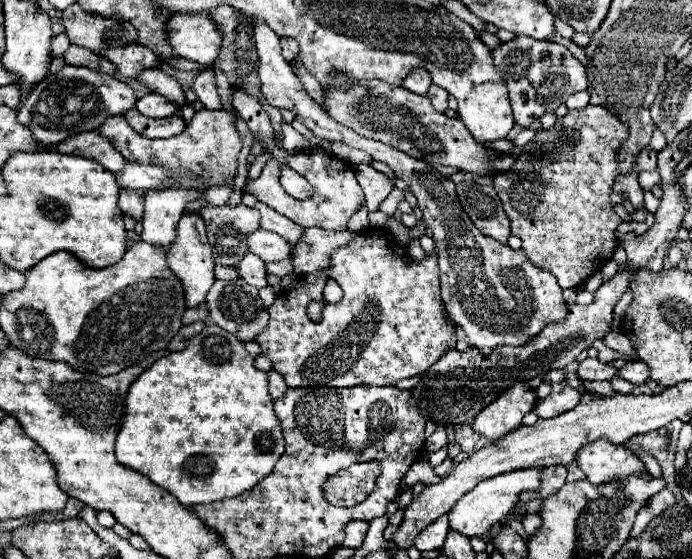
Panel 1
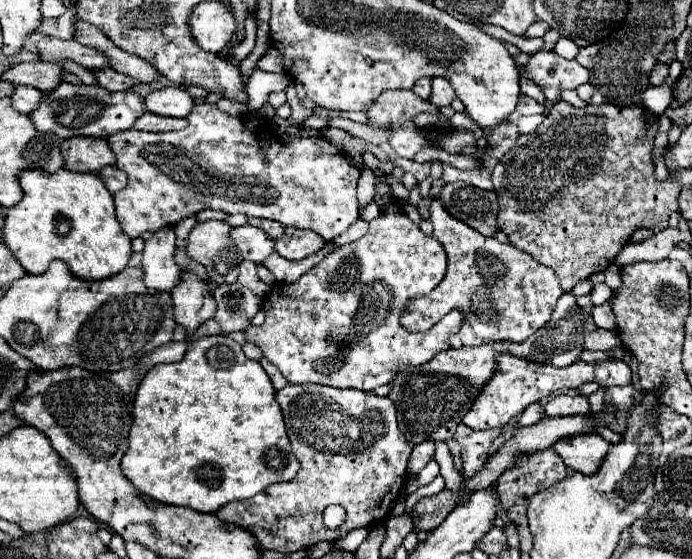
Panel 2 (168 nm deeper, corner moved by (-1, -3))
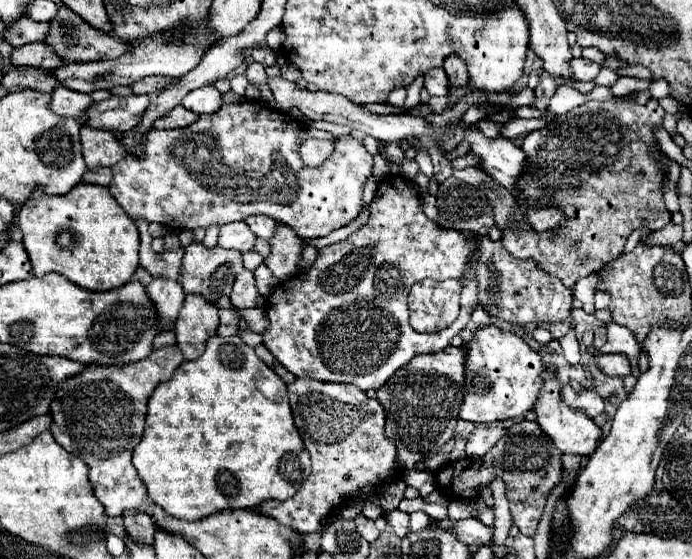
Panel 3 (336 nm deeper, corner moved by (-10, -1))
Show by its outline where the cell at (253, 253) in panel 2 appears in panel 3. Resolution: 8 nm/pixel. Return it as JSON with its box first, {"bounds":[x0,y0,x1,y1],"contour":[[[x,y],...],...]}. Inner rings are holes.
{"bounds":[218,221,258,251],"contour":[[[240,221],[240,223],[226,223],[220,229],[218,245],[226,247],[226,249],[236,249],[236,251],[254,251],[256,239],[258,237],[250,231],[250,227],[244,221]]]}

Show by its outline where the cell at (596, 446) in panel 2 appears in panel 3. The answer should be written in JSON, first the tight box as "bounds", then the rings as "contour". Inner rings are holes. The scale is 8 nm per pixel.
{"bounds":[534,373,602,457],"contour":[[[546,373],[546,375],[544,375],[544,391],[540,391],[540,397],[538,397],[536,405],[534,405],[534,413],[538,415],[538,417],[536,417],[536,423],[546,431],[546,435],[554,441],[554,445],[556,445],[562,453],[574,453],[574,455],[580,455],[580,457],[588,457],[588,455],[592,455],[592,453],[596,451],[596,447],[600,445],[602,429],[600,429],[590,417],[582,415],[582,411],[570,411],[570,409],[562,403],[562,399],[560,399],[560,385],[558,385],[558,381],[556,381],[556,377],[554,377],[552,373]]]}

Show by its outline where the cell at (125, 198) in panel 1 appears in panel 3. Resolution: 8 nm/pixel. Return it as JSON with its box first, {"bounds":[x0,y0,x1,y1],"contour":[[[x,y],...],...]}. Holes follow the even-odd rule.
{"bounds":[110,101,372,239],"contour":[[[242,101],[238,105],[222,105],[218,111],[200,115],[196,123],[182,129],[154,131],[144,135],[122,133],[120,143],[128,151],[124,163],[112,167],[114,179],[110,183],[110,193],[124,209],[124,213],[138,221],[160,223],[164,227],[178,229],[198,229],[210,227],[214,223],[246,221],[250,215],[270,215],[278,223],[286,223],[298,231],[298,235],[316,239],[324,237],[340,227],[352,223],[362,209],[362,191],[372,175],[372,155],[366,151],[362,141],[350,135],[334,139],[332,155],[320,167],[306,167],[300,159],[300,145],[306,139],[334,139],[328,131],[318,131],[304,127],[300,121],[292,119],[262,101]],[[134,149],[142,149],[142,157],[134,155]]]}

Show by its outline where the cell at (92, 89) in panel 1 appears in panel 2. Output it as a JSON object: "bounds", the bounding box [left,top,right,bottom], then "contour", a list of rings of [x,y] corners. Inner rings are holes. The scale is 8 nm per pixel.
{"bounds":[31,83,147,139],"contour":[[[61,83],[55,91],[47,93],[47,97],[39,105],[39,109],[31,113],[31,121],[35,123],[37,129],[41,129],[45,133],[47,131],[55,133],[59,139],[69,139],[69,137],[77,137],[77,135],[107,139],[113,133],[131,129],[133,121],[137,121],[137,117],[141,117],[145,111],[147,111],[145,99],[139,93],[135,93],[133,89],[109,93],[103,87]]]}

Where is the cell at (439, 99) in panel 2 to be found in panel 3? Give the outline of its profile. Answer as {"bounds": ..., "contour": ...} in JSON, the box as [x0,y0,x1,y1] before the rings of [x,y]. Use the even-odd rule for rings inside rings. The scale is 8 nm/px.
{"bounds":[444,55,468,89],"contour":[[[456,55],[446,57],[446,61],[444,61],[444,71],[446,71],[446,75],[448,75],[450,89],[466,87],[466,85],[468,85],[468,71],[466,71],[466,65],[464,65],[462,59],[458,59]]]}

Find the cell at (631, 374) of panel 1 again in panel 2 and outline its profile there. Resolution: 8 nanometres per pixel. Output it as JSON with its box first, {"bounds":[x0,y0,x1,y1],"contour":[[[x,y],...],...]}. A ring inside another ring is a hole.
{"bounds":[461,353,631,429],"contour":[[[509,353],[497,355],[497,369],[493,371],[493,377],[483,385],[483,389],[477,395],[477,401],[473,401],[469,413],[465,413],[465,417],[461,417],[461,423],[467,425],[469,429],[505,427],[515,415],[519,415],[523,409],[527,409],[527,405],[553,395],[553,391],[561,391],[561,389],[569,389],[569,387],[575,389],[589,381],[595,381],[601,387],[629,385],[631,369],[621,359],[605,359],[605,361],[595,361],[595,363],[575,361],[573,365],[559,369],[559,367],[553,367],[551,363],[537,365],[535,361],[525,361],[523,357],[515,357]]]}

